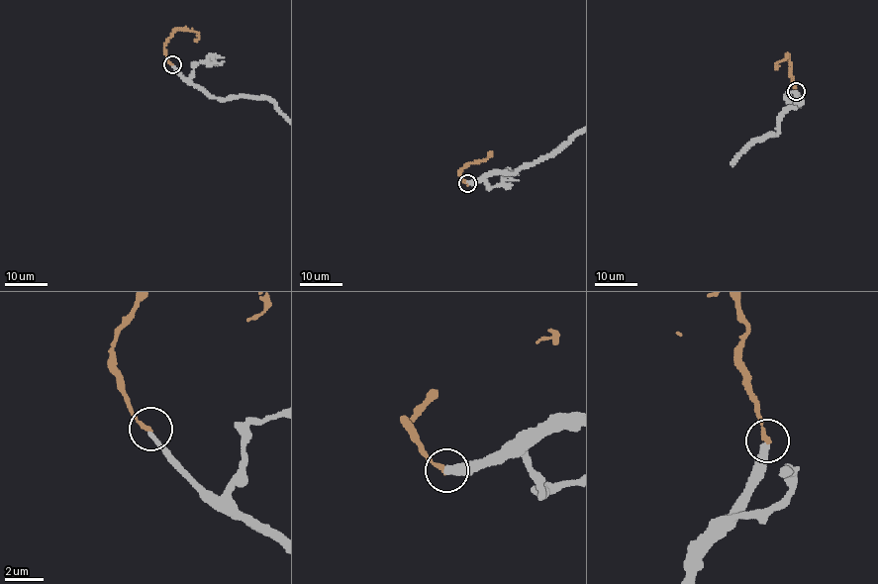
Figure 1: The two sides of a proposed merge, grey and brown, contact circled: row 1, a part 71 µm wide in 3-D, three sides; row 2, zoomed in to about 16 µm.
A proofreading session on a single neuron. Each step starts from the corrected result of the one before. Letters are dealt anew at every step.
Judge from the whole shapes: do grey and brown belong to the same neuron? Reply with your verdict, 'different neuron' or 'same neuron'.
different neuron

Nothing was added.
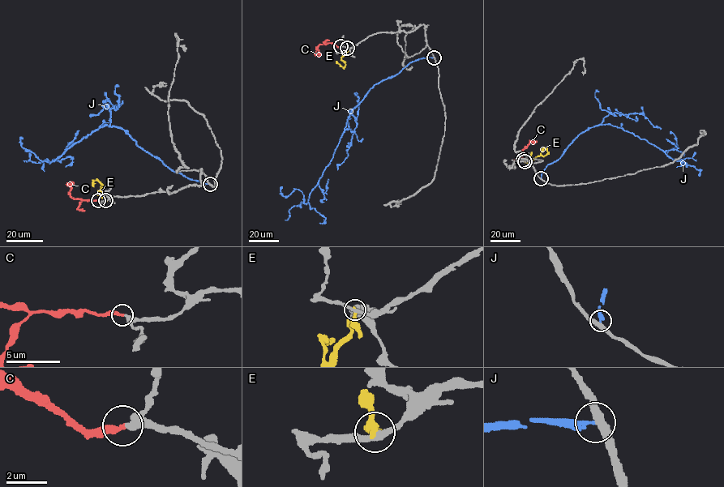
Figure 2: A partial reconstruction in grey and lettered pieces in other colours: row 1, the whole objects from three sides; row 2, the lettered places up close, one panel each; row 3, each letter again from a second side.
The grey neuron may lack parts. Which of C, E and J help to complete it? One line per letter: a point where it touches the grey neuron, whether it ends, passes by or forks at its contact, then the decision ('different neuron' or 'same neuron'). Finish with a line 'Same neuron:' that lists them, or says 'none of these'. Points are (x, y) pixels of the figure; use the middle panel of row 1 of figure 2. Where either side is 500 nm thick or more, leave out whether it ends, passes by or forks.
C: (340, 46) | it ends | same neuron
E: (347, 48) | it ends | different neuron
J: (434, 57) | it ends | different neuron
Same neuron: C

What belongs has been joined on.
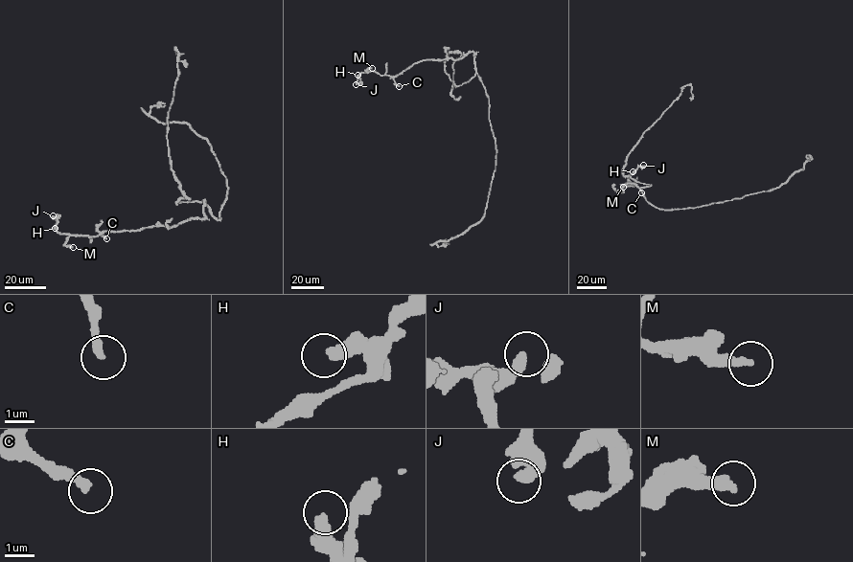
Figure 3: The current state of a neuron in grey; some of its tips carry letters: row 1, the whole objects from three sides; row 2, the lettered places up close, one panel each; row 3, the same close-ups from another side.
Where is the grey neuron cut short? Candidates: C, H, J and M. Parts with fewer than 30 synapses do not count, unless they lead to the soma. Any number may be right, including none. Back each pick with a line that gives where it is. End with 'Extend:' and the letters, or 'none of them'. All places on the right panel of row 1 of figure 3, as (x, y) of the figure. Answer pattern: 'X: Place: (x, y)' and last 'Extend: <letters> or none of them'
C: Place: (641, 192)
Extend: C

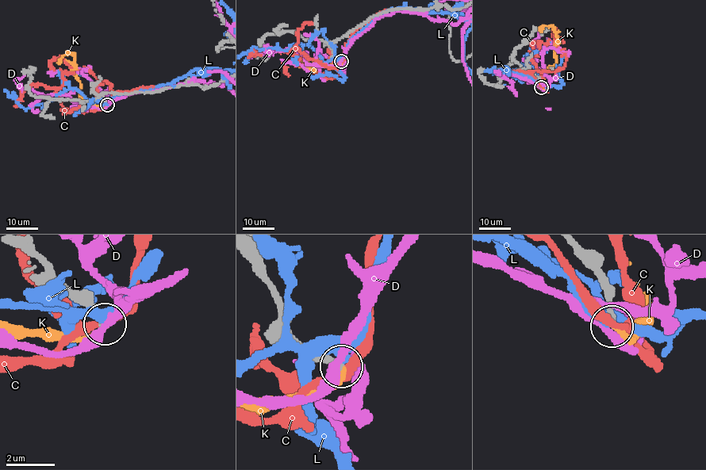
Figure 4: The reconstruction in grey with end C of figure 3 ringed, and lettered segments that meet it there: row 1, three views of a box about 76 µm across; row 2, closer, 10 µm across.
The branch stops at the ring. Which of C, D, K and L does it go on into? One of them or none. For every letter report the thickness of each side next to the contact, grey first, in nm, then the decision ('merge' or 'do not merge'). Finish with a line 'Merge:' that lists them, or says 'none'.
C: calibres 300 and 300 nm; do not merge
D: calibres 300 and 340 nm; do not merge
K: calibres 280 and 240 nm; merge
L: calibres 340 and 400 nm; do not merge
Merge: K

